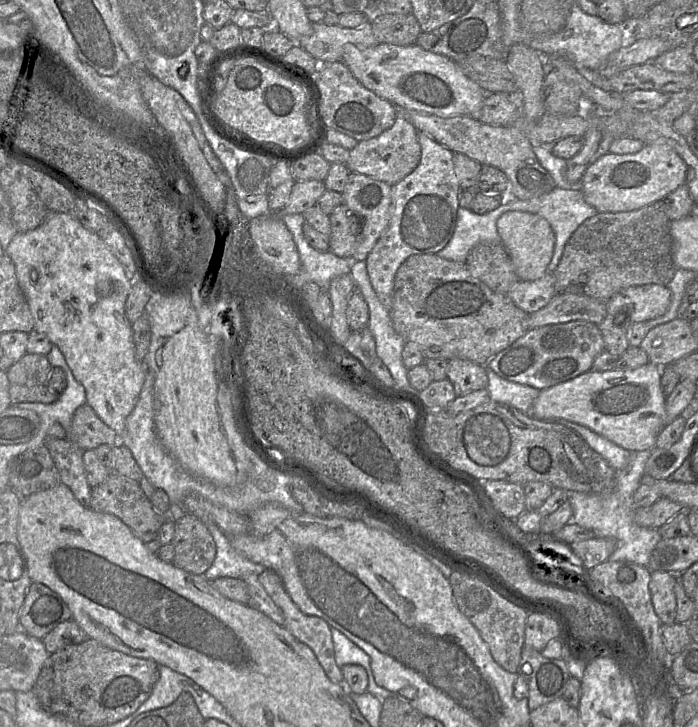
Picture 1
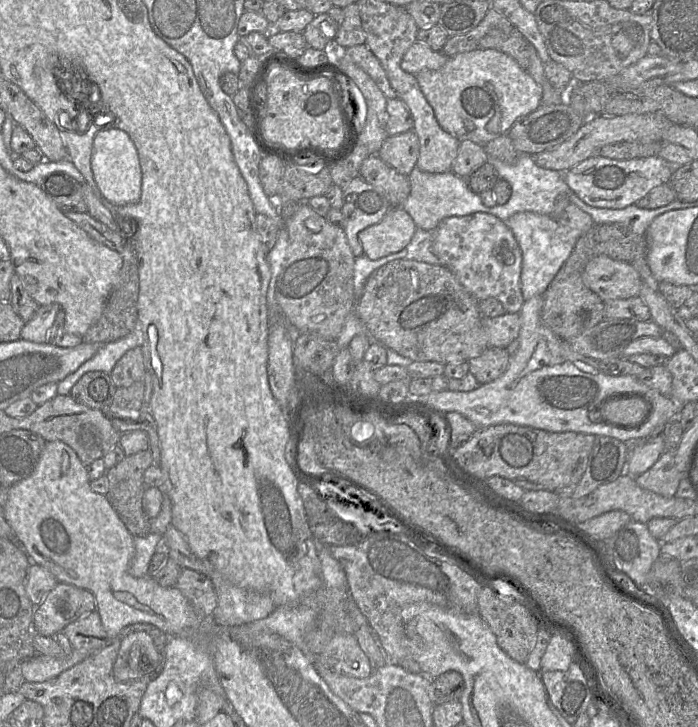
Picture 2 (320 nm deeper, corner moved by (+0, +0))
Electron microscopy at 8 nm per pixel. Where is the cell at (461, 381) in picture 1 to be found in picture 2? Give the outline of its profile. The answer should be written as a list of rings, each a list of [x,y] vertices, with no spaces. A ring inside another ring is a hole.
[[[489,347],[479,357],[470,359],[468,363],[469,373],[479,384],[486,384],[504,374],[510,363],[510,354],[506,348]]]

